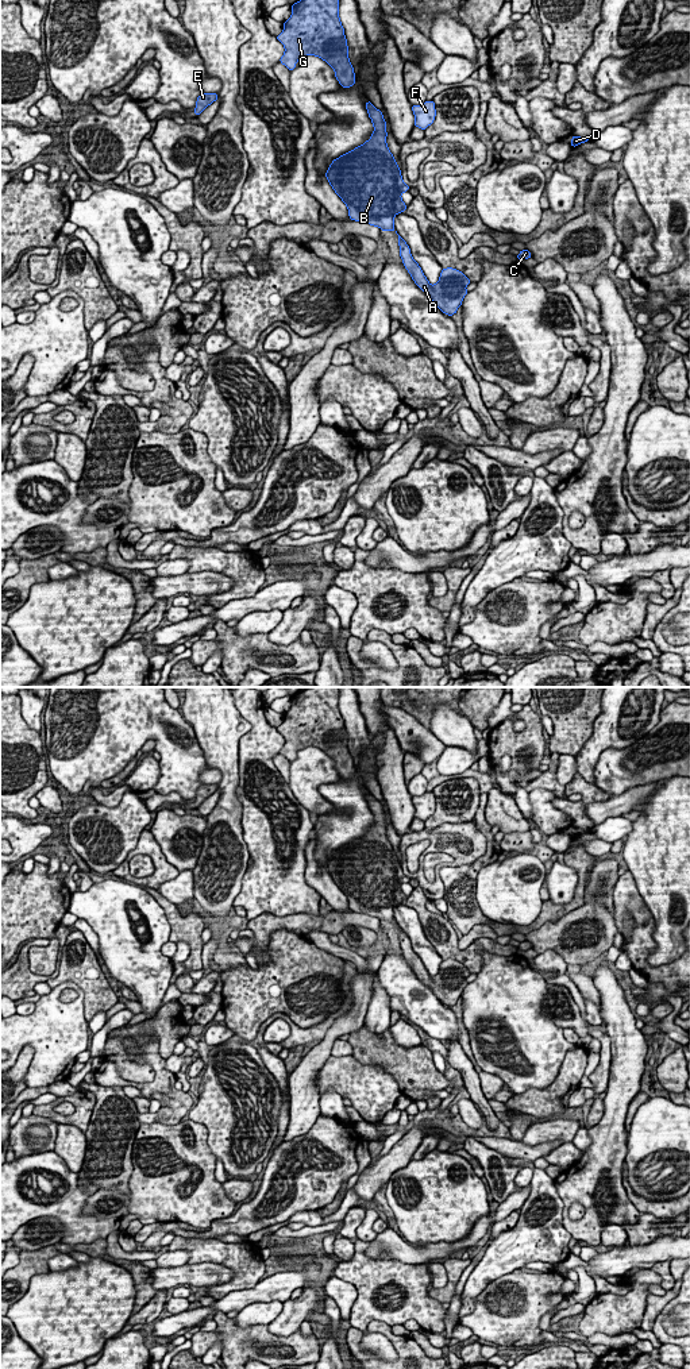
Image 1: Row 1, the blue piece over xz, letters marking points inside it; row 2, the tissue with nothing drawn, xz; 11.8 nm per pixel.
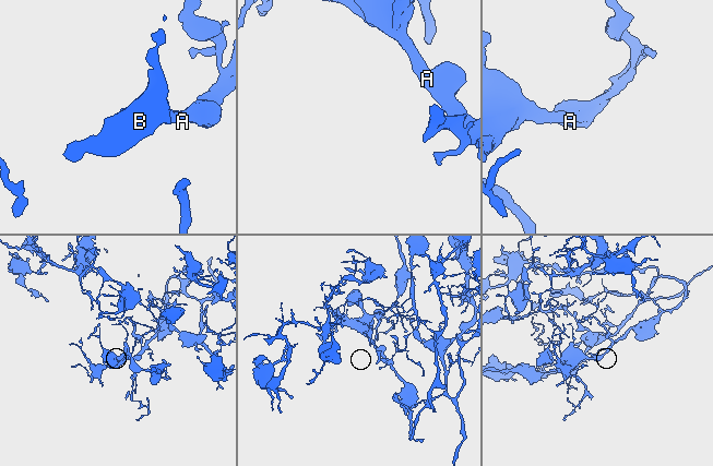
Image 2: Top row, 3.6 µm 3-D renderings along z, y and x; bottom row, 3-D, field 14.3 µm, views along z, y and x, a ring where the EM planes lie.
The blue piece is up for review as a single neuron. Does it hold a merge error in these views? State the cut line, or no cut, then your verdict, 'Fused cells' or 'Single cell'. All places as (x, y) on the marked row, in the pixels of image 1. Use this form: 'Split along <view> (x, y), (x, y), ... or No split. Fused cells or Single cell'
No split. Single cell

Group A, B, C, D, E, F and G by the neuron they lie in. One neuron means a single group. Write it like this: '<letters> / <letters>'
A B C D E F G

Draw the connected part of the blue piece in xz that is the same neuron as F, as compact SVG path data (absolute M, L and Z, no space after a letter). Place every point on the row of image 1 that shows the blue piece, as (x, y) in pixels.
M425 101L421 105L412 105L412 111L415 115L415 127L419 127L425 131L428 126L431 126L436 116L435 103Z

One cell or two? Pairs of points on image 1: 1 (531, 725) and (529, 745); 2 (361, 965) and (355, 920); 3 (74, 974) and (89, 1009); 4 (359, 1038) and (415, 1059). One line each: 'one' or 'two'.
1: one
2: two
3: one
4: one

